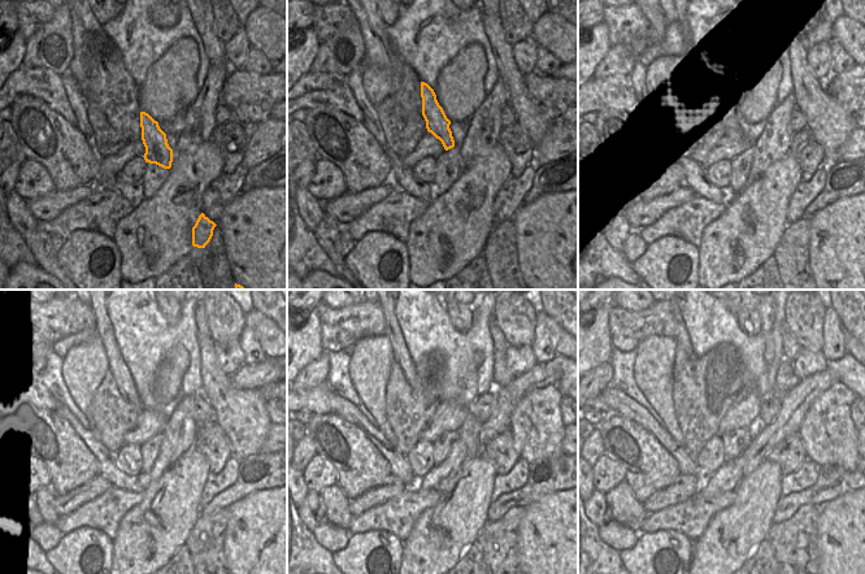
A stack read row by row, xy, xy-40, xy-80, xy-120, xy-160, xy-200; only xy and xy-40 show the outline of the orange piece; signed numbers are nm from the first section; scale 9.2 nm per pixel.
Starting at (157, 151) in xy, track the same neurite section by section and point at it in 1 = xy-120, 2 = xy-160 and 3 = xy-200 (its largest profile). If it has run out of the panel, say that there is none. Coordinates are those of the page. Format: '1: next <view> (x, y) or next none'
1: next xy-120 (126, 383)
2: next xy-160 (394, 333)
3: next xy-200 (683, 339)

